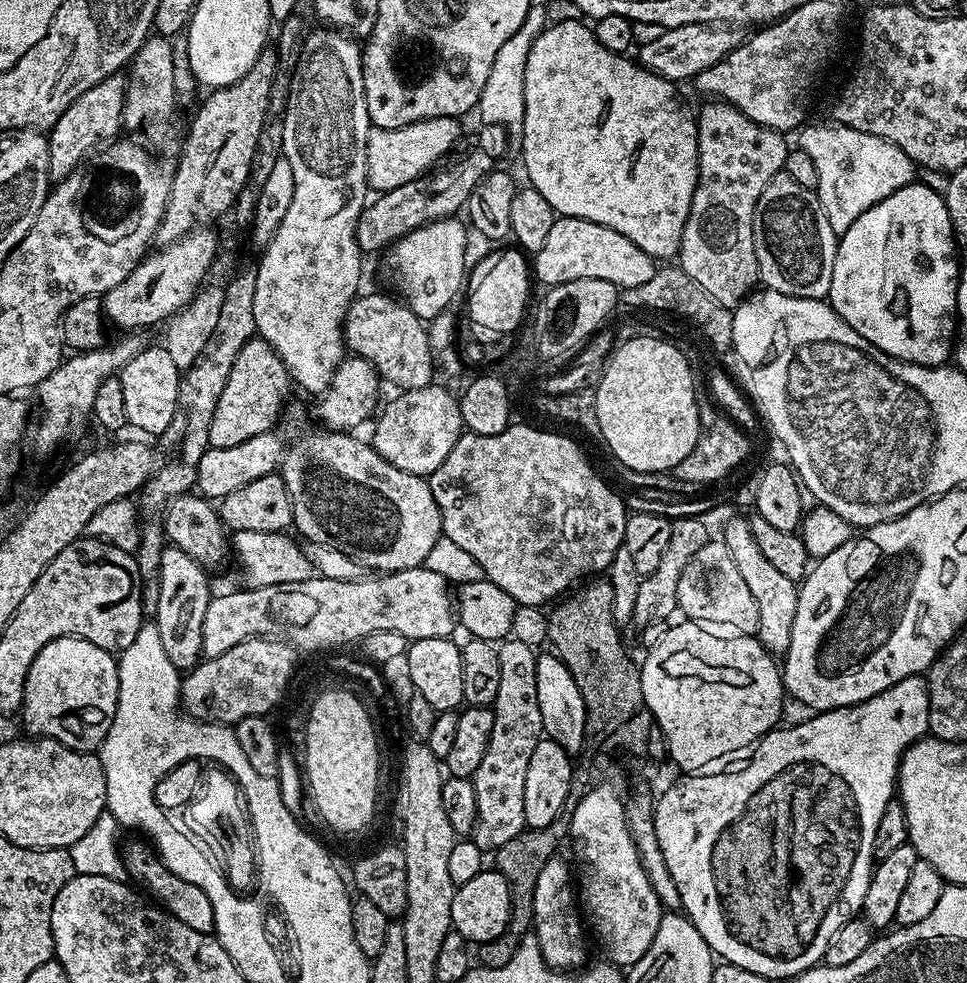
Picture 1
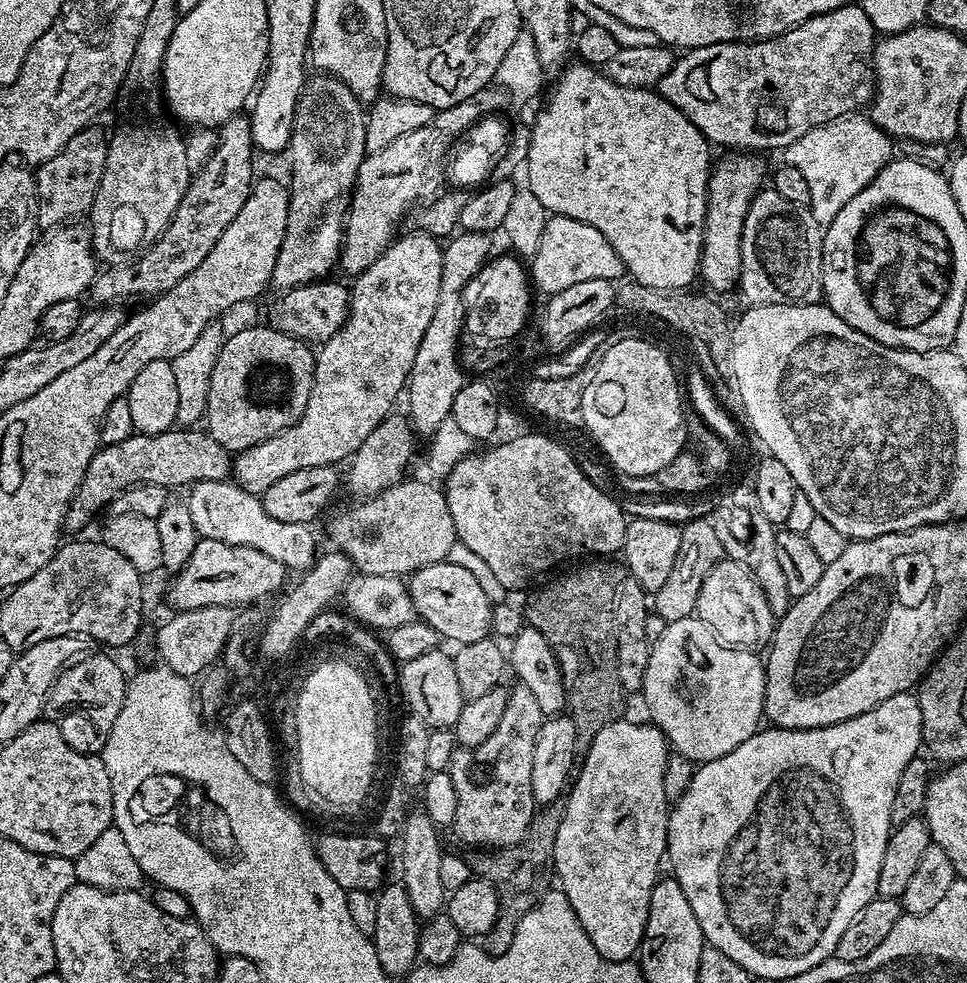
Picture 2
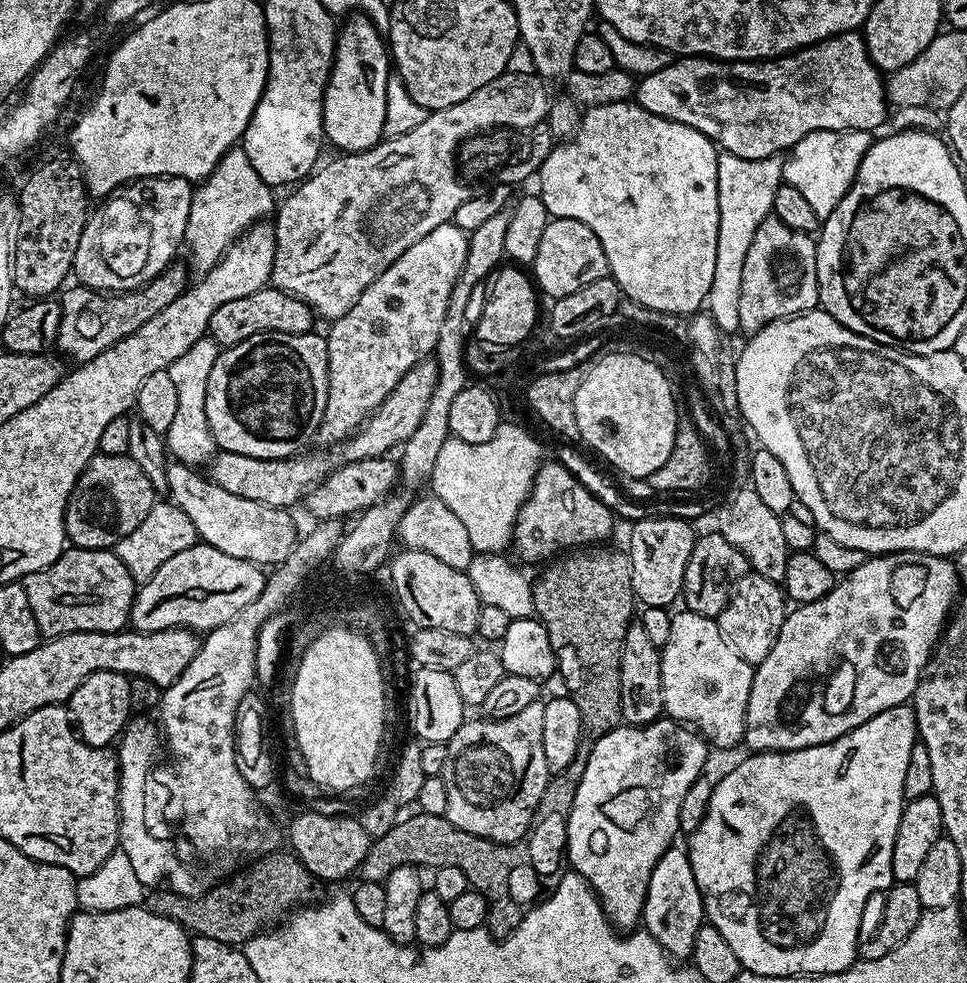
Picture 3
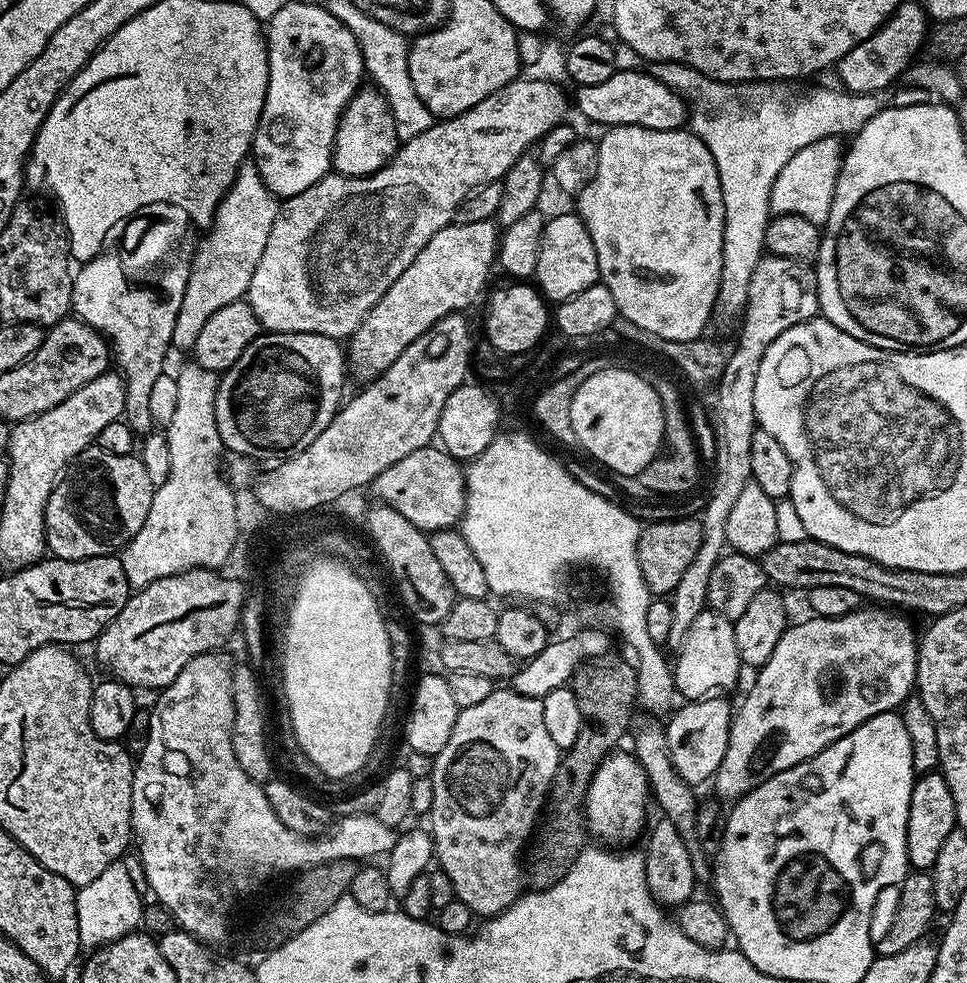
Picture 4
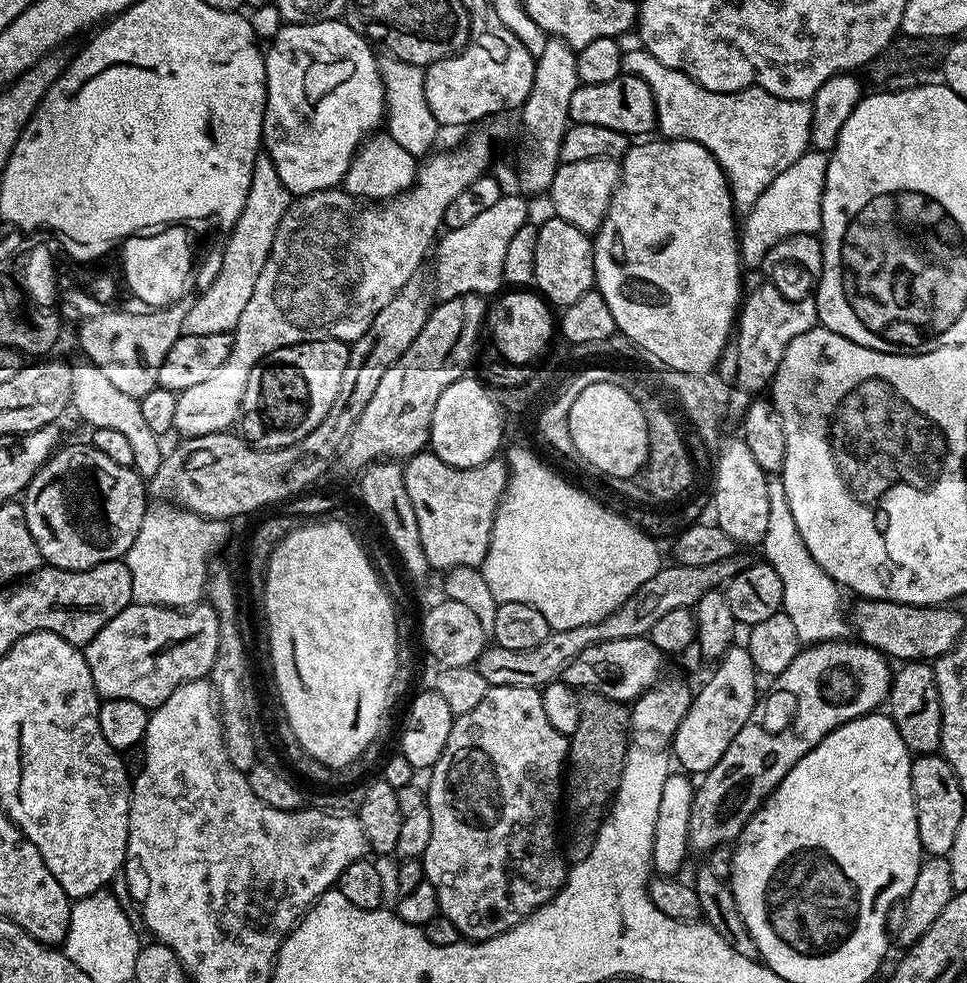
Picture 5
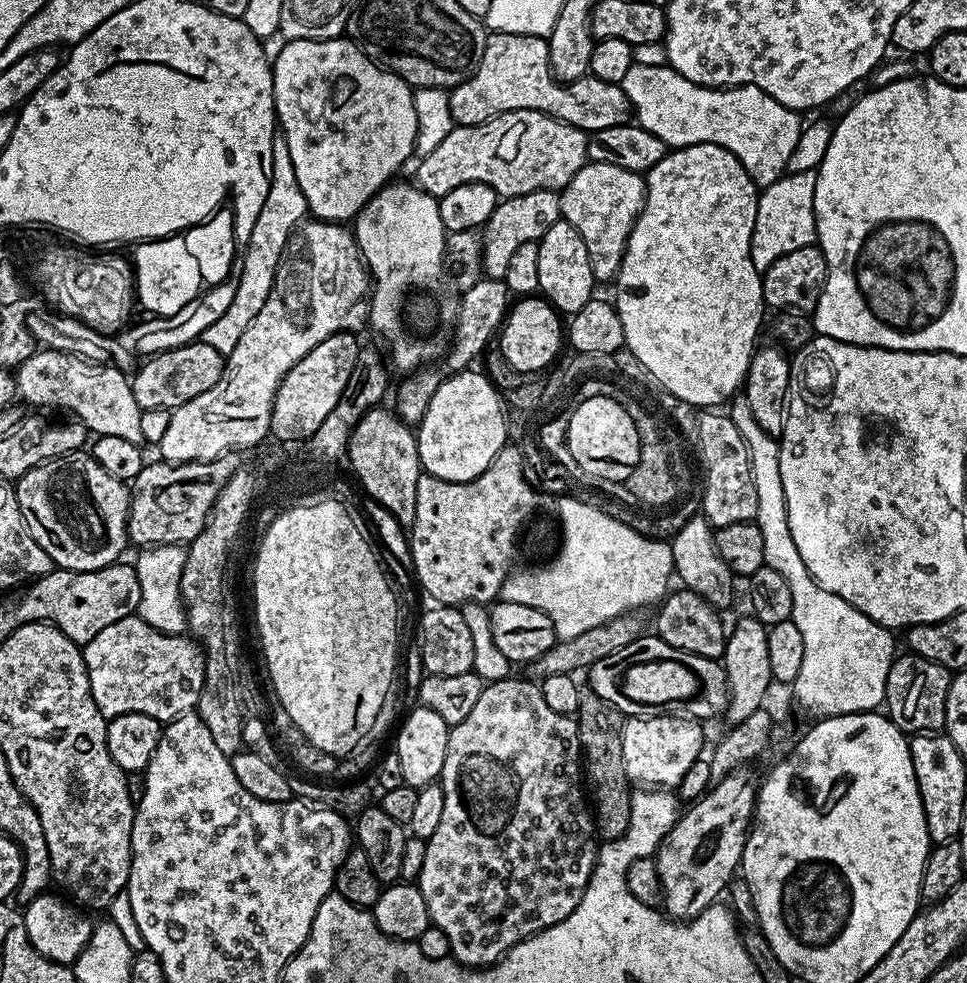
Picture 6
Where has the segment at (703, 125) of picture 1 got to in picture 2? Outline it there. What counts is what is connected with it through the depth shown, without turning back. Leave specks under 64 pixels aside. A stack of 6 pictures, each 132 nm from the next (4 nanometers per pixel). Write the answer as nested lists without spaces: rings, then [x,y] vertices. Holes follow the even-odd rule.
[[[728,154],[725,160],[717,159],[715,161],[712,176],[708,180],[708,206],[706,208],[706,222],[704,223],[704,246],[700,255],[700,276],[710,287],[716,292],[728,292],[731,288],[735,289],[740,282],[740,271],[742,270],[742,262],[744,261],[744,251],[742,250],[742,242],[744,241],[744,223],[746,222],[746,214],[750,210],[750,206],[754,202],[754,198],[766,184],[766,172],[764,176],[764,160],[765,157],[760,154]]]

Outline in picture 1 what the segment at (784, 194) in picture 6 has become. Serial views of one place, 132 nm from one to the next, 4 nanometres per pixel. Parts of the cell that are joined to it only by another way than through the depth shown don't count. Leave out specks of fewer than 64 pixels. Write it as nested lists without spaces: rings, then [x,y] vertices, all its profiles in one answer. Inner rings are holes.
[[[832,122],[827,123],[812,125],[809,123],[801,127],[798,132],[800,135],[798,146],[806,150],[810,158],[814,158],[814,166],[818,169],[818,186],[814,191],[820,198],[820,205],[824,207],[826,222],[830,222],[830,230],[834,230],[834,234],[839,238],[846,230],[850,230],[850,226],[854,226],[859,216],[870,210],[870,206],[882,202],[882,198],[890,198],[890,194],[913,183],[917,179],[918,168],[905,152],[898,150],[898,146],[894,146],[889,140],[883,140],[881,136],[837,126]]]

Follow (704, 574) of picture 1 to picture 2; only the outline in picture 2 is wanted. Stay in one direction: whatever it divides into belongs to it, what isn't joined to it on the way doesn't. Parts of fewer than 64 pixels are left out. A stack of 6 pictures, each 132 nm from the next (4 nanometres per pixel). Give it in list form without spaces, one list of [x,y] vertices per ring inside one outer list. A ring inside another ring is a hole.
[[[727,558],[719,560],[714,570],[706,574],[695,615],[723,644],[749,650],[760,650],[763,644],[765,647],[771,641],[778,623],[770,610],[770,602],[766,602],[766,594],[762,594],[762,586],[758,586],[750,570]]]

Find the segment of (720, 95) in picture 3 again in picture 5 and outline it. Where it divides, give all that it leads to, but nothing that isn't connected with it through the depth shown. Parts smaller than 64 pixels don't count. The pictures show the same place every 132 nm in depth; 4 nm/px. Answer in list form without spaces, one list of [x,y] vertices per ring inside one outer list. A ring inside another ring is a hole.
[[[621,74],[616,80],[601,84],[581,84],[570,98],[570,121],[574,124],[607,126],[629,138],[644,138],[656,128],[656,99],[642,78]]]

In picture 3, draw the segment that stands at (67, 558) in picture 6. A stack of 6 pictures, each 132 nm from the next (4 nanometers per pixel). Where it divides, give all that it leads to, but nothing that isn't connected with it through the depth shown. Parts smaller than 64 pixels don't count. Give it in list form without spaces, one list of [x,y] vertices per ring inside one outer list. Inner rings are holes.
[[[97,454],[92,461],[82,470],[80,477],[76,479],[74,490],[68,496],[68,505],[64,515],[64,530],[67,539],[77,548],[107,548],[115,549],[116,543],[126,534],[132,533],[142,518],[150,514],[150,510],[158,502],[157,494],[146,478],[141,466],[127,456],[106,456]]]

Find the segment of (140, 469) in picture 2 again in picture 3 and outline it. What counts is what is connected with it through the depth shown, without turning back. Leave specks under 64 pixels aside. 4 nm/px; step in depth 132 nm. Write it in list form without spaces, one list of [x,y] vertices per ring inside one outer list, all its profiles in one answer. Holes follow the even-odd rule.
[[[435,359],[420,360],[394,386],[394,390],[378,406],[373,416],[368,417],[360,431],[354,433],[342,444],[335,445],[336,460],[331,451],[320,450],[313,456],[297,454],[287,460],[263,460],[262,458],[246,458],[246,454],[217,451],[210,461],[210,479],[213,484],[222,486],[222,490],[230,490],[230,494],[238,494],[238,498],[250,498],[250,502],[262,502],[266,506],[291,509],[305,499],[312,489],[316,488],[329,476],[333,468],[341,464],[349,464],[362,458],[388,456],[391,448],[403,445],[404,441],[418,430],[422,422],[422,414],[426,414],[426,406],[430,406],[430,394],[434,394],[434,386],[438,382],[438,370]]]

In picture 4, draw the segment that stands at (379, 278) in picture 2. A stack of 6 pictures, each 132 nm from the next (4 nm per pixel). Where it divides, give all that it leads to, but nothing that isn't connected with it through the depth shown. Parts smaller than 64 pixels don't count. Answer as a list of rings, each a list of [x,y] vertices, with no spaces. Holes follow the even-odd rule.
[[[492,220],[486,222],[466,222],[447,224],[394,278],[394,286],[378,298],[378,302],[362,318],[358,330],[352,333],[346,344],[346,360],[350,372],[360,382],[371,382],[386,369],[430,326],[446,318],[451,312],[463,313],[480,295],[485,295],[484,287],[488,284],[488,275],[498,260],[500,232]],[[484,292],[484,293],[483,293]],[[349,343],[349,344],[348,344]]]

